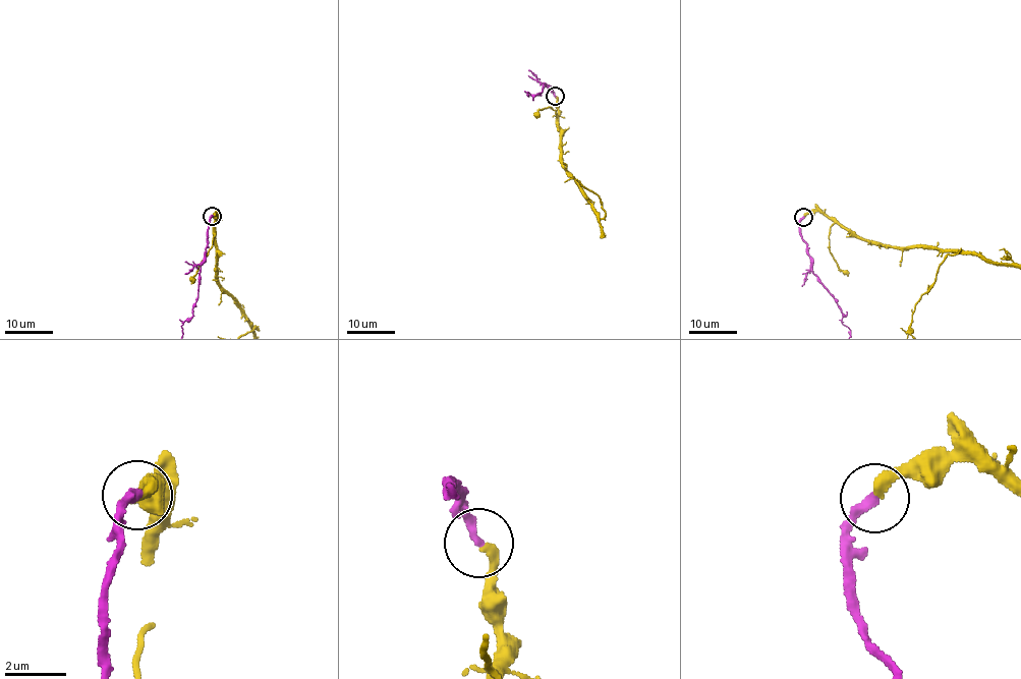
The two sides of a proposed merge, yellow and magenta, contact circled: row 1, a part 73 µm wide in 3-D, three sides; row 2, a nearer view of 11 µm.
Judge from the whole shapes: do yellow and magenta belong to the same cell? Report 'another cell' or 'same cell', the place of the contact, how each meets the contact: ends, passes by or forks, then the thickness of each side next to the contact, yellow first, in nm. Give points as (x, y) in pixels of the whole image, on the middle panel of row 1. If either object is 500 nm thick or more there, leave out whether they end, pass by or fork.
same cell; place (555, 96); yellow ends; magenta ends; calibres 320 and 280 nm

